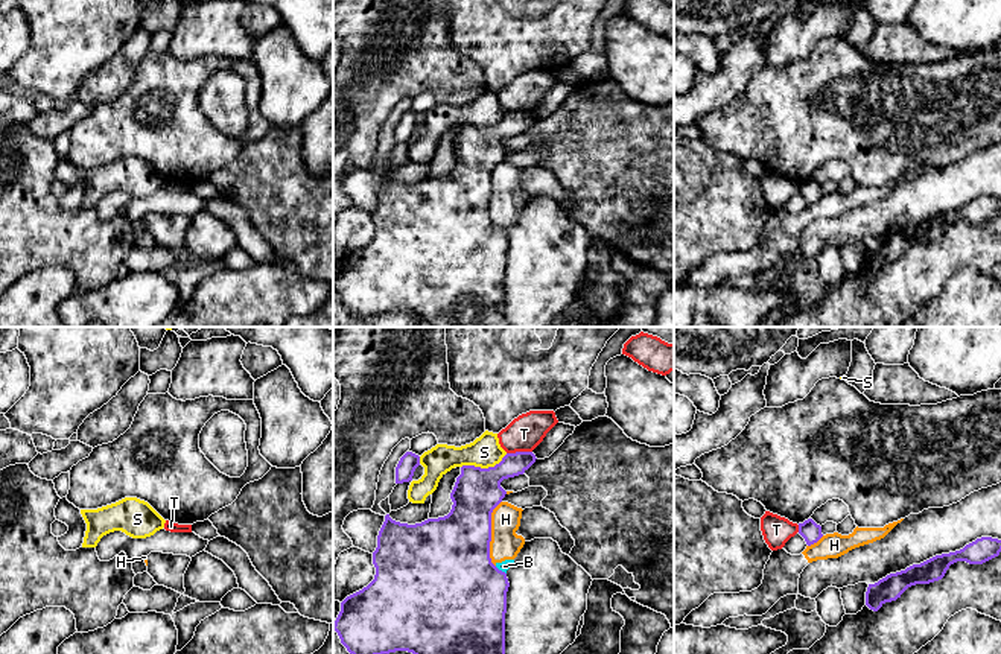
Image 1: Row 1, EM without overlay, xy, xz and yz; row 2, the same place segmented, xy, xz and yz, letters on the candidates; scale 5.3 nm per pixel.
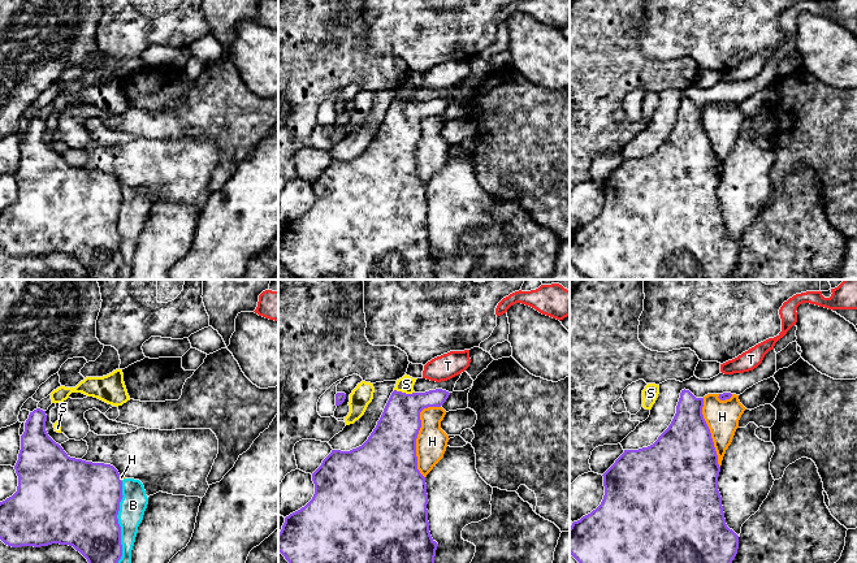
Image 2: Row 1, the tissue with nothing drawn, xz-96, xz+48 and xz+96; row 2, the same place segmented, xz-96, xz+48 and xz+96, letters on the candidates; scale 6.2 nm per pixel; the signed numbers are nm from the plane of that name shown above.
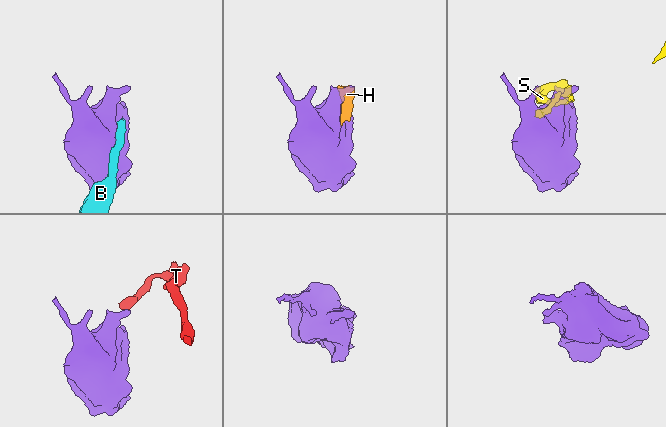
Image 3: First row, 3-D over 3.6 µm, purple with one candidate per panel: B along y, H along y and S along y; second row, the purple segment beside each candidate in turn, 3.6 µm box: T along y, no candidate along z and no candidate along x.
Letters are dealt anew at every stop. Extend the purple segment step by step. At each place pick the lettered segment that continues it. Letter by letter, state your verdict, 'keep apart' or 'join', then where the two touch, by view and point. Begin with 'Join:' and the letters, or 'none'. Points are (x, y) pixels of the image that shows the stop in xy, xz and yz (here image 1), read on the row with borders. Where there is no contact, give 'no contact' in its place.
Join: none
B: keep apart; contact xz (501, 571)
H: keep apart; contact xz (490, 534)
S: keep apart; contact xz (484, 469)
T: keep apart; contact xz (519, 452)

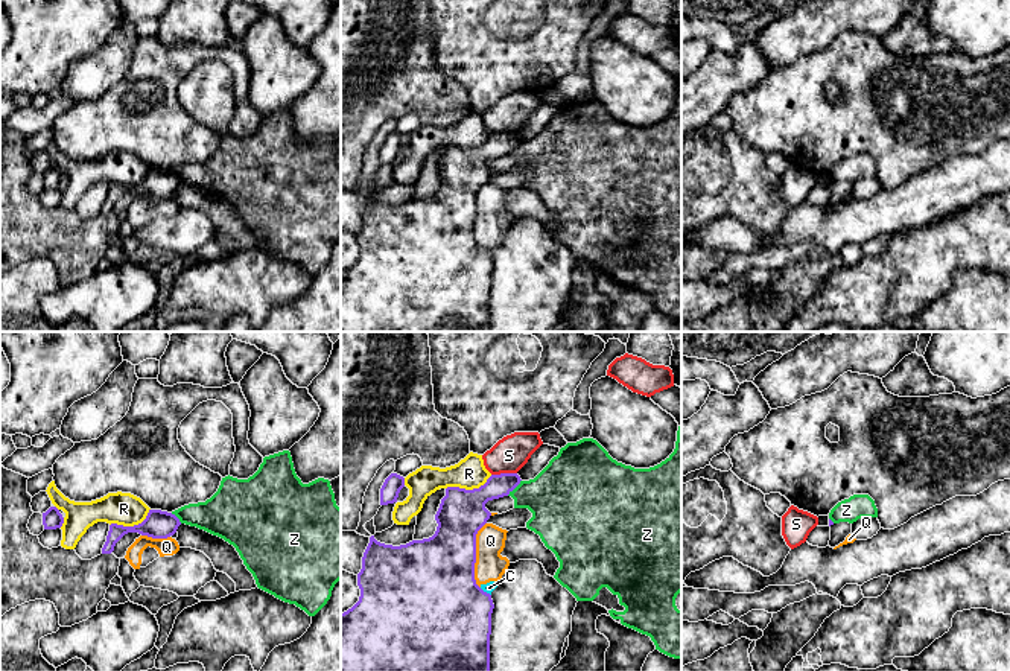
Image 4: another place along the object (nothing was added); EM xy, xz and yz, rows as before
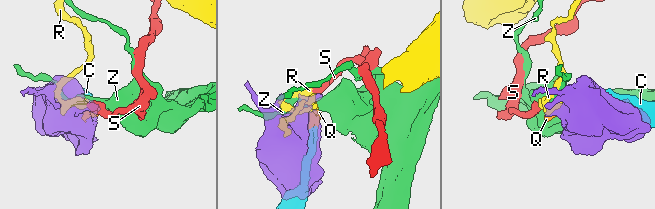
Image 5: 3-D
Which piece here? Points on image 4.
Join: none
C: keep apart; contact xz (485, 592)
Q: keep apart; contact xz (475, 556)
R: keep apart; contact xz (469, 490)
S: keep apart; contact xz (504, 473)
Z: keep apart; contact xz (514, 487)

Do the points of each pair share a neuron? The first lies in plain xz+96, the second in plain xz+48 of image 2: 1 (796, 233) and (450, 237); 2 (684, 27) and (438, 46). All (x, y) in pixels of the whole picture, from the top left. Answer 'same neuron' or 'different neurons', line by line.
1: different neurons
2: same neuron

